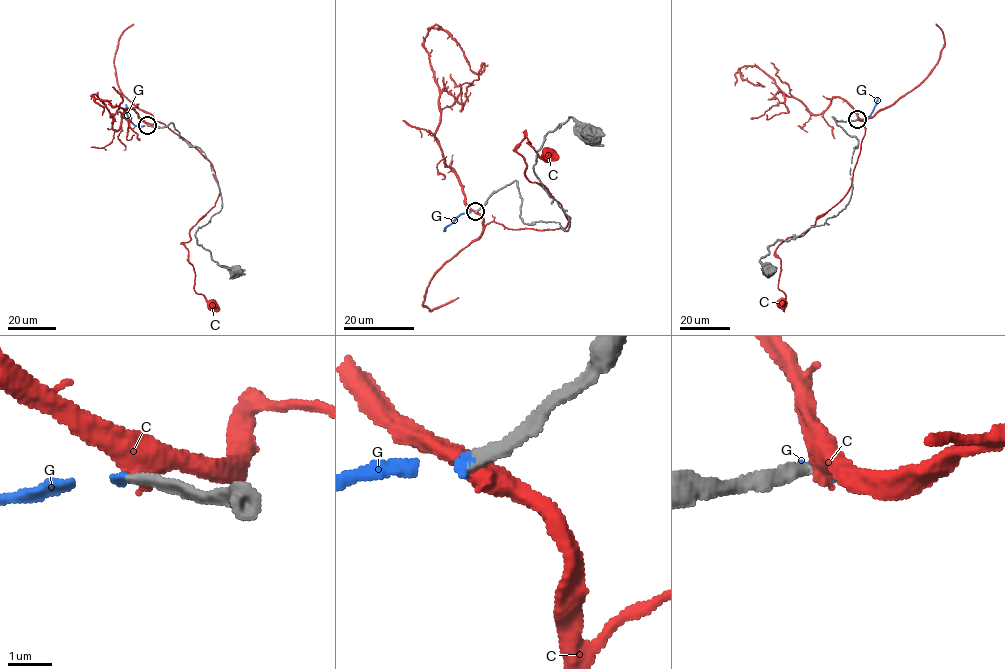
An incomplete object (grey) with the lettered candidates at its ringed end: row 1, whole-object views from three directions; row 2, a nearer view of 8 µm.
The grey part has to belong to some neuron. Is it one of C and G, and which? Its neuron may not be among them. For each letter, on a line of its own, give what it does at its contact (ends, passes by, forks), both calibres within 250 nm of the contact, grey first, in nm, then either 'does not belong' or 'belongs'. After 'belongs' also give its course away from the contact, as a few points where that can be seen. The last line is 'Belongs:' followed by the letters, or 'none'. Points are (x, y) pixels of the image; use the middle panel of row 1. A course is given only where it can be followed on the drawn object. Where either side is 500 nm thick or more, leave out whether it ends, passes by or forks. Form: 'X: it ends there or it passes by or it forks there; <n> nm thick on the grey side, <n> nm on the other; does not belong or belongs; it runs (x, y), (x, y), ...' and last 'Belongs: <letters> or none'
C: it passes by; 280 nm thick on the grey side, 480 nm on the other; does not belong
G: it ends there; 280 nm thick on the grey side, 140 nm on the other; belongs; it runs (475, 211), (461, 213), (444, 230)
Belongs: G

